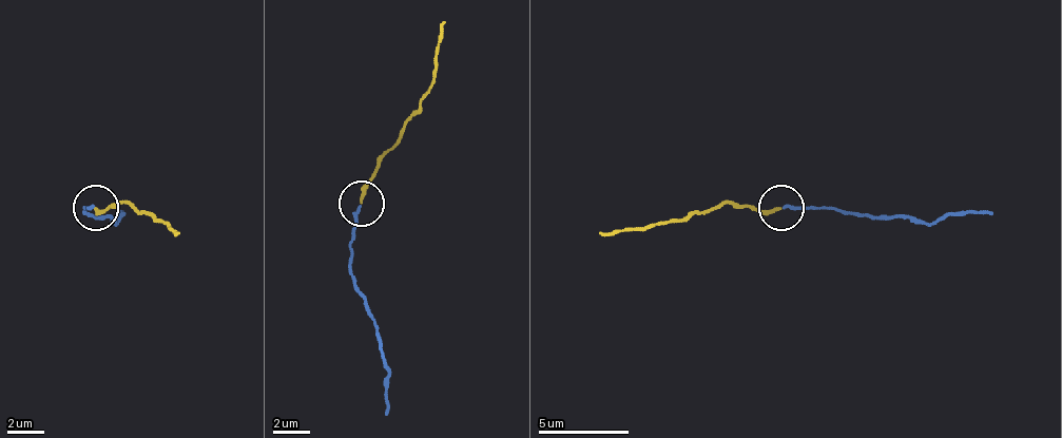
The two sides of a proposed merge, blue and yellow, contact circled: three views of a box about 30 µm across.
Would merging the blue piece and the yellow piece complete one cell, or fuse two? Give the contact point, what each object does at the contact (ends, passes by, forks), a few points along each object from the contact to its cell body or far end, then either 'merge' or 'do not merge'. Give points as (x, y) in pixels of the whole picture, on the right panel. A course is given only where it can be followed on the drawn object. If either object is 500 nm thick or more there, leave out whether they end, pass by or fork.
at (781, 208); blue ends there; yellow ends there; blue runs (783, 209), (854, 213), (909, 223), (990, 213); yellow runs (783, 209), (718, 205), (669, 223), (601, 231); merge

